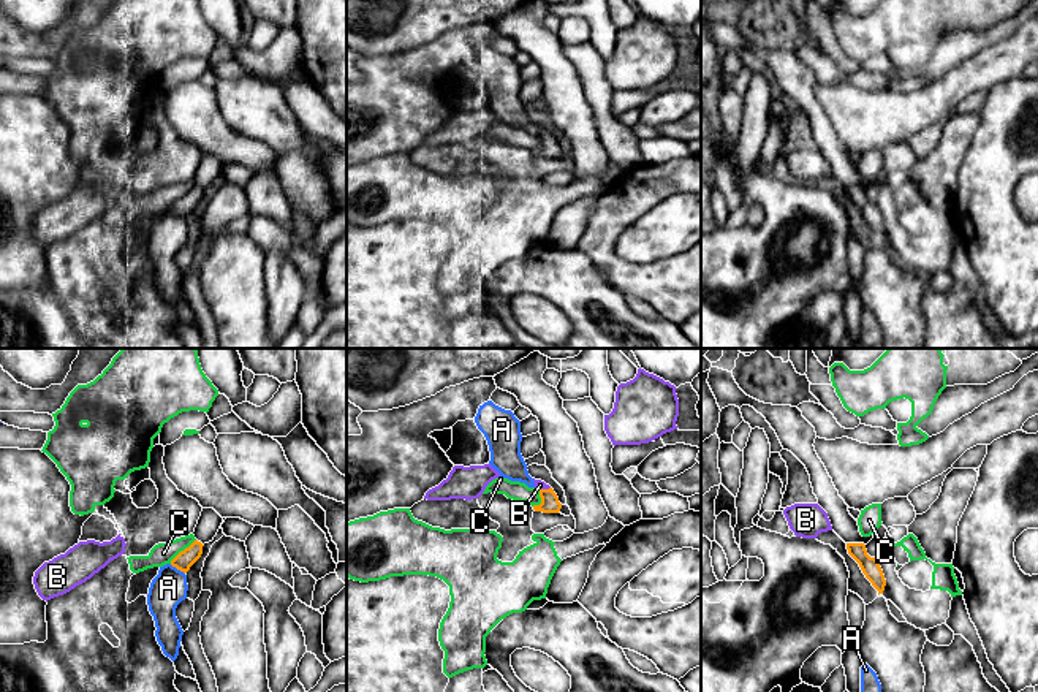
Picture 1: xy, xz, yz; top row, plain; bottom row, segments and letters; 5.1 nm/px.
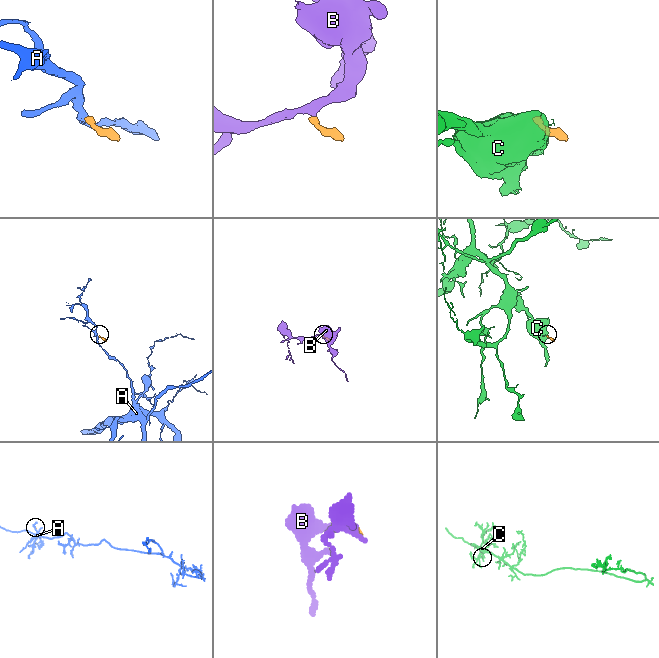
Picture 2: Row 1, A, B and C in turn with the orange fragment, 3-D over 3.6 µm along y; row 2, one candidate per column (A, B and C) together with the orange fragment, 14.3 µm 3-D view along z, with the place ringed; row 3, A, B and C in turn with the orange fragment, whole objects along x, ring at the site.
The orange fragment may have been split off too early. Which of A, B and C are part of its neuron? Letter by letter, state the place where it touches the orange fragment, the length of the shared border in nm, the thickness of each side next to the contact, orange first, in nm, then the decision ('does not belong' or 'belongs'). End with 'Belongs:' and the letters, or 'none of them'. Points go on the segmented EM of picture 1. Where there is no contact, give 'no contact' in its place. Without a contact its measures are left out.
A: meets orange in xy at (178, 569); contact 90 nm long; 90 nm thick on the orange side, 180 nm on the other; does not belong
B: meets orange in xz at (545, 490); contact 60 nm long; 100 nm thick on the orange side, 50 nm on the other; belongs
C: meets orange in xy at (184, 550); contact 180 nm long; 90 nm thick on the orange side, 110 nm on the other; does not belong
Belongs: B

